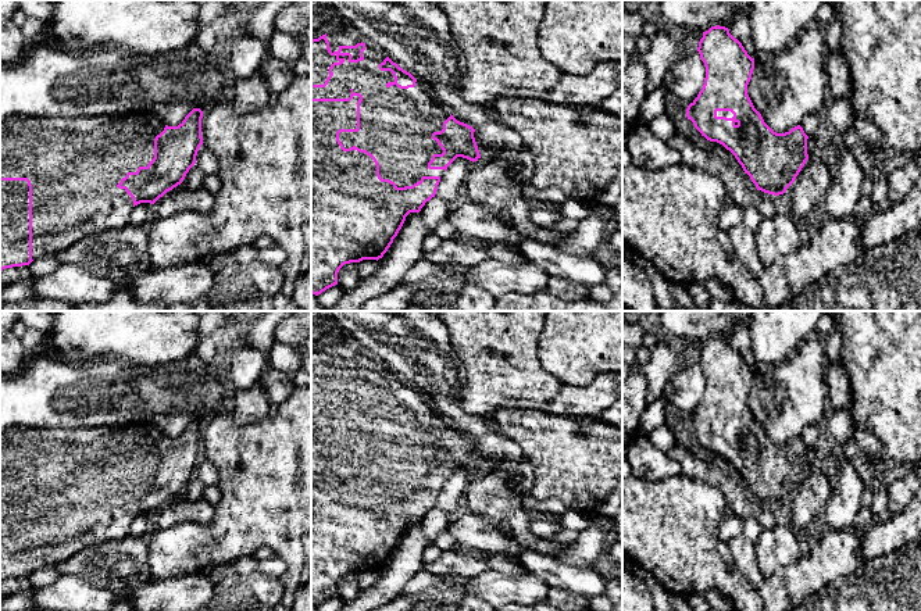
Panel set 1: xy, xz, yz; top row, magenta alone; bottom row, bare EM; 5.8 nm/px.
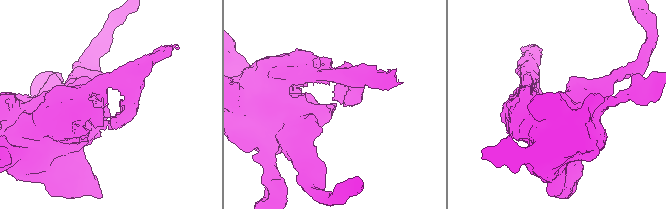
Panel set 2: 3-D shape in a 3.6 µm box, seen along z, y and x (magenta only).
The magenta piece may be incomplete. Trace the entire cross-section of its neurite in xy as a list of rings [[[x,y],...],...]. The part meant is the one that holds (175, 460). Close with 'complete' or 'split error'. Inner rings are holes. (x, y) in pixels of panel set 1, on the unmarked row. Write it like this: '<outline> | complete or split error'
[[[193,419],[178,437],[168,437],[151,425],[92,426],[75,429],[14,426],[0,433],[0,583],[6,579],[29,576],[44,565],[56,565],[72,557],[89,544],[124,539],[129,526],[140,514],[154,515],[167,503],[182,494],[189,480],[196,475],[196,467],[203,455],[203,422]]] | split error

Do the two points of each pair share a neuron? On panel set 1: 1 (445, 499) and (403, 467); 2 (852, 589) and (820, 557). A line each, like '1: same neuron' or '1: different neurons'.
1: different neurons
2: different neurons

